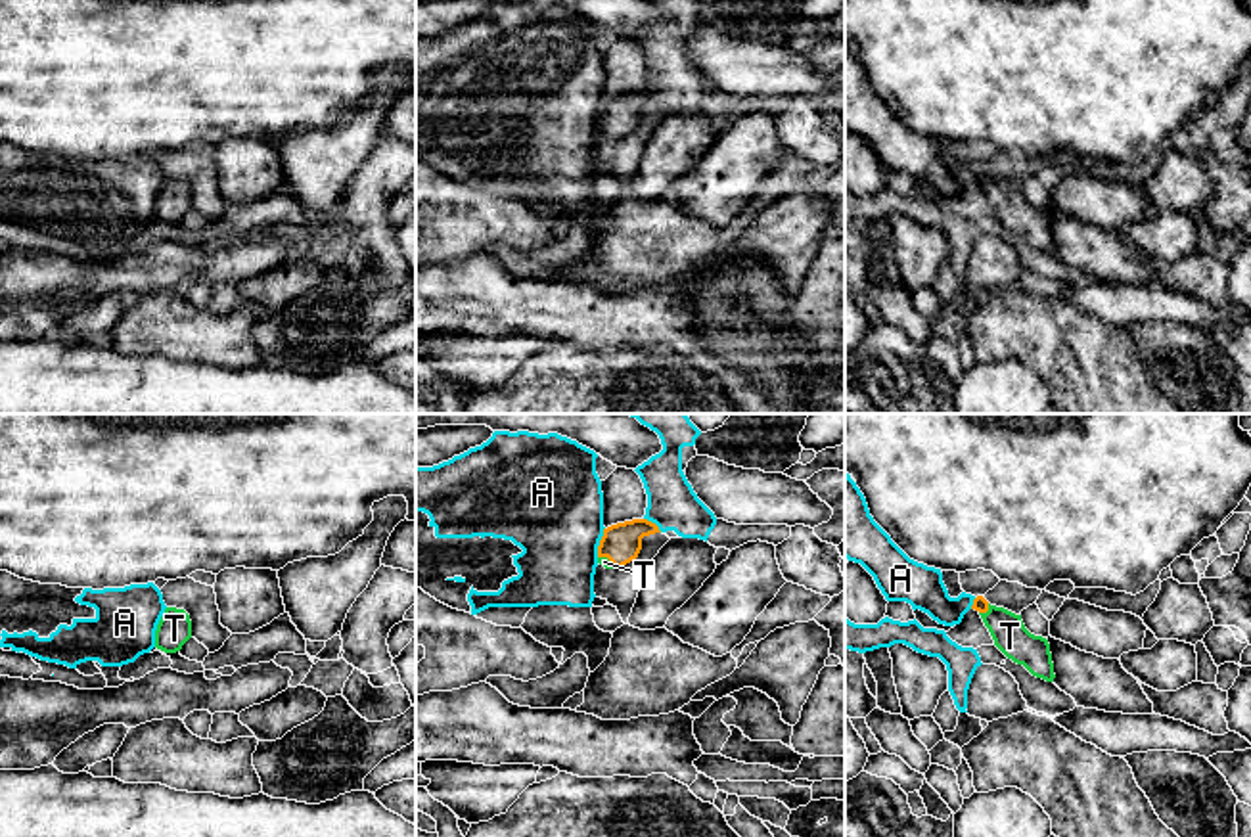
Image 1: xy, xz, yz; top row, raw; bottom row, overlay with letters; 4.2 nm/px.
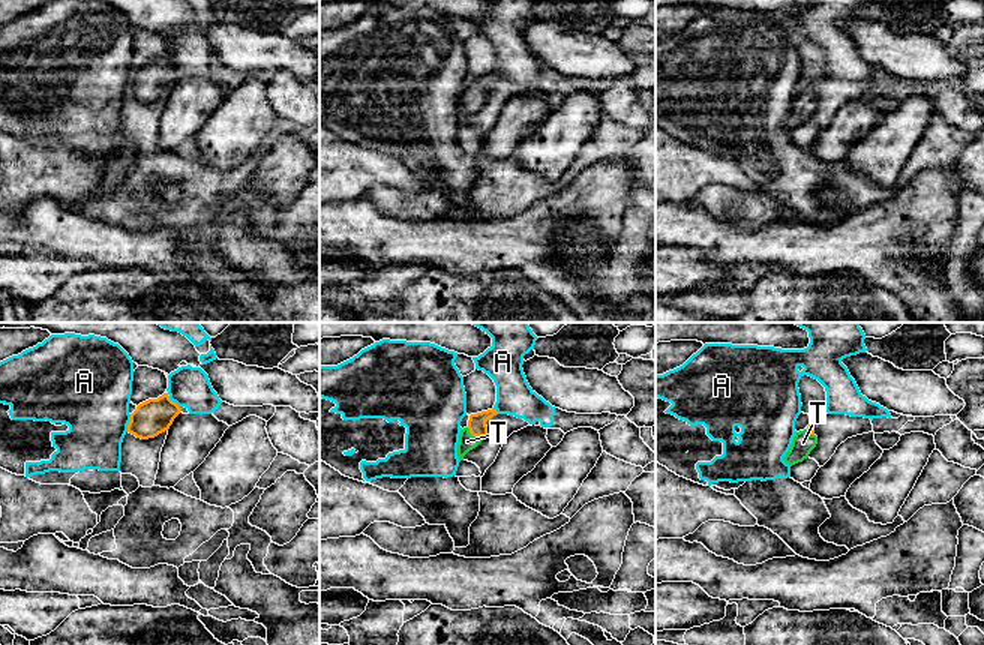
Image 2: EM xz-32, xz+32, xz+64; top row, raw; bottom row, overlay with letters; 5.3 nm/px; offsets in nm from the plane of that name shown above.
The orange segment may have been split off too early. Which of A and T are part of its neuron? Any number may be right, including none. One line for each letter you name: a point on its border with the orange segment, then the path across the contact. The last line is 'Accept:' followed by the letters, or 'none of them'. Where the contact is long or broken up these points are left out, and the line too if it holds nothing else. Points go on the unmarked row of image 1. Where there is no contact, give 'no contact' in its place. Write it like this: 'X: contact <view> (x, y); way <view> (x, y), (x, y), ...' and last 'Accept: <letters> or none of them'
T: contact yz (985, 182); way yz (979, 175), (985, 182), (1010, 207)
Accept: T

